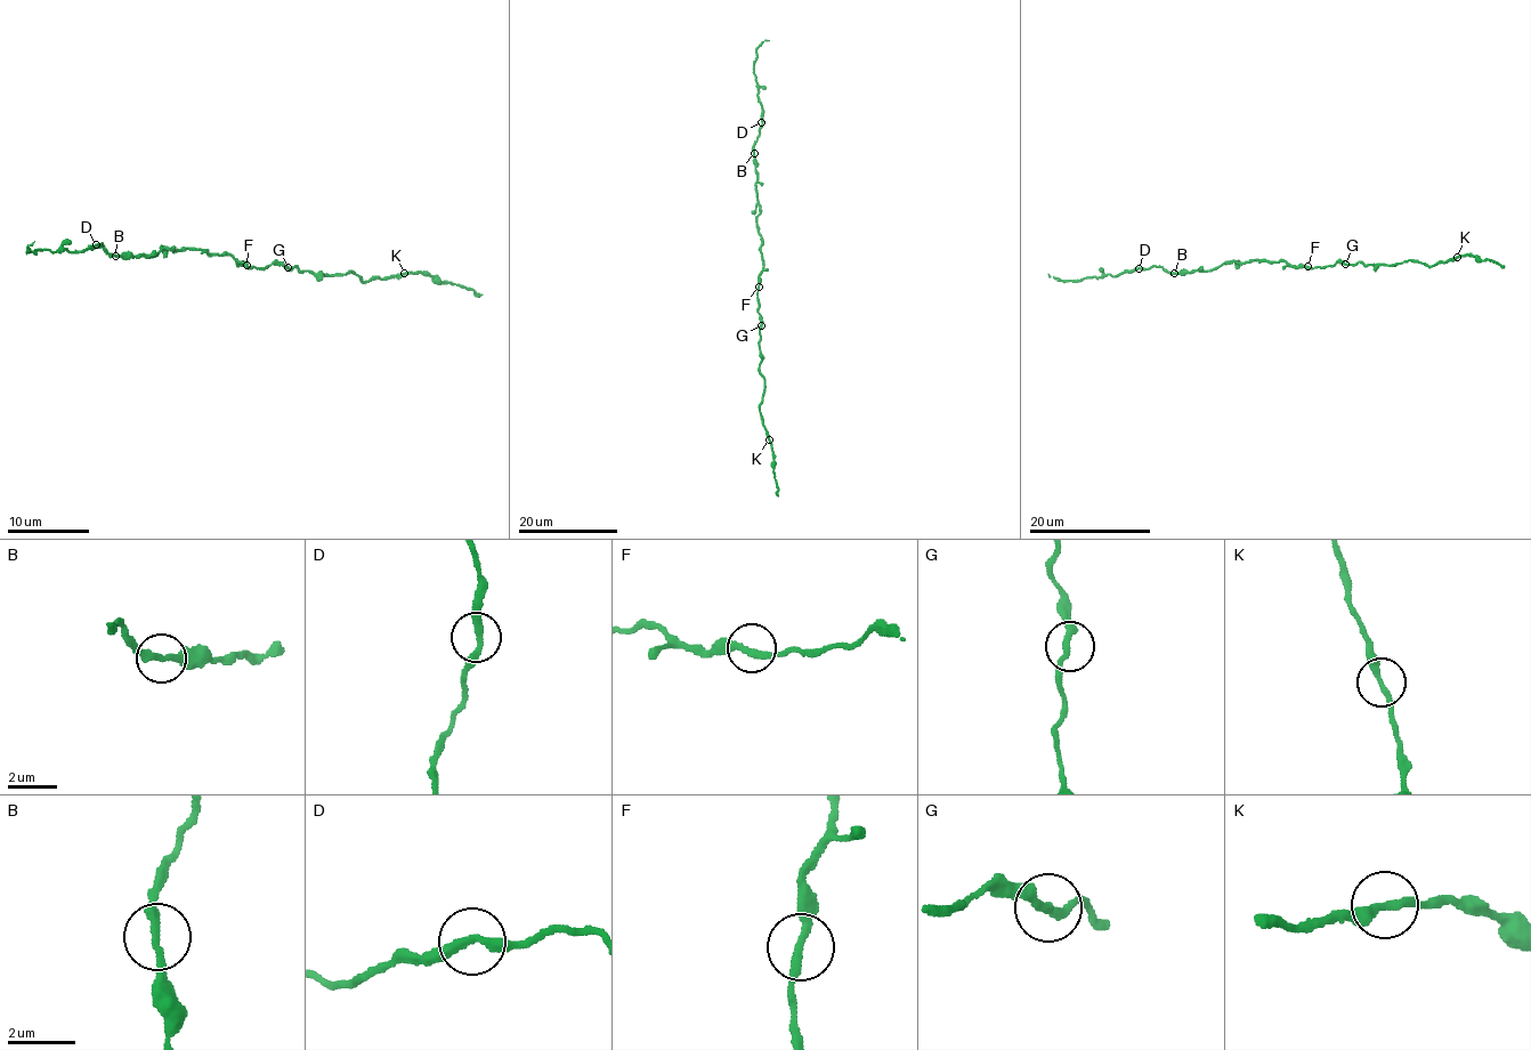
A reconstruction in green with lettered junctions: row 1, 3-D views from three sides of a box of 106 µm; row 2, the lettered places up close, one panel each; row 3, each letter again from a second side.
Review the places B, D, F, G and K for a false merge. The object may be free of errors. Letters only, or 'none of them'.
K

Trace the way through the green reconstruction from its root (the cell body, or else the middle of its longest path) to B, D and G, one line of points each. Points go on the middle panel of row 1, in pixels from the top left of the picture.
B: (762, 267), (754, 153)
D: (762, 267), (753, 150), (761, 122)
G: (762, 267), (758, 287), (761, 325)

